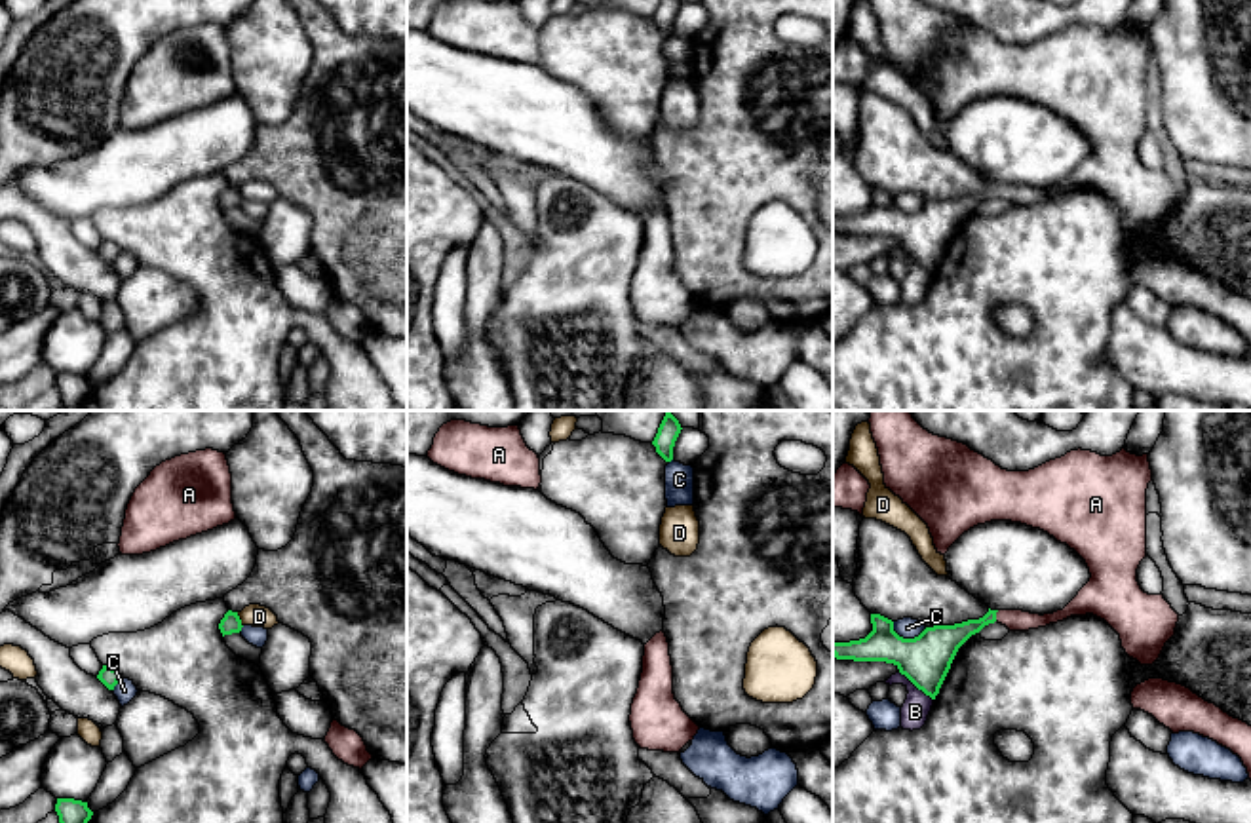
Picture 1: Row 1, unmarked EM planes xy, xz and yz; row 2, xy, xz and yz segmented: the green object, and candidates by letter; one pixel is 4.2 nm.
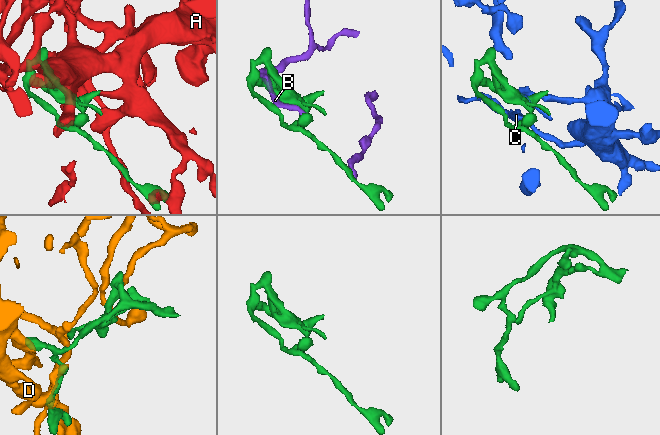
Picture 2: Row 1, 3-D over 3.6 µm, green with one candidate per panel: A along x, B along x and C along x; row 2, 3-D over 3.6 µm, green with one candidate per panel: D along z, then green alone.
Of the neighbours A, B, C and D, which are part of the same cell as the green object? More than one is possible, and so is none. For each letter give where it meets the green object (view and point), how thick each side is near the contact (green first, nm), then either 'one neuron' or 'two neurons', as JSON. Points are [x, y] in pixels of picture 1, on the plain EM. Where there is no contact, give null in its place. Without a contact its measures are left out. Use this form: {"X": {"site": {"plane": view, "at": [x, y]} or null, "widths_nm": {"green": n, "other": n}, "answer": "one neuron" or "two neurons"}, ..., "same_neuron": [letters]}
{"A": {"site": {"plane": "yz", "at": [995, 191]}, "widths_nm": {"green": 140, "other": 100}, "answer": "one neuron"}, "B": {"site": {"plane": "yz", "at": [917, 261]}, "widths_nm": {"green": 220, "other": 120}, "answer": "two neurons"}, "C": {"site": {"plane": "yz", "at": [907, 213]}, "widths_nm": {"green": 220, "other": 90}, "answer": "two neurons"}, "D": {"site": {"plane": "xy", "at": [240, 194]}, "widths_nm": {"green": 80, "other": 100}, "answer": "two neurons"}, "same_neuron": ["A"]}

